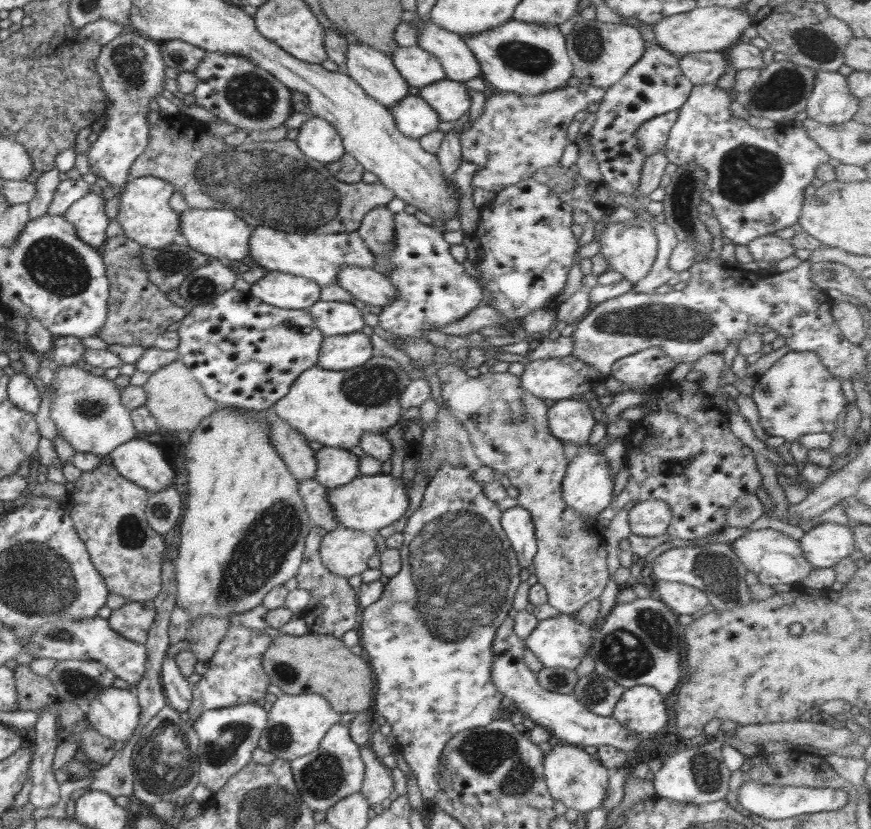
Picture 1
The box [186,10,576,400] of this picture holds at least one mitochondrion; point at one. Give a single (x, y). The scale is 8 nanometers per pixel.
(252, 96)

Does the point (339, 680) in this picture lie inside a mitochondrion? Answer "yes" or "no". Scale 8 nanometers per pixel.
no

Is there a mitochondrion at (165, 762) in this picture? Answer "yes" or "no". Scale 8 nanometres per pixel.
yes

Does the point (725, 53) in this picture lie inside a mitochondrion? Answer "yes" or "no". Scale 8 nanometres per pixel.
no

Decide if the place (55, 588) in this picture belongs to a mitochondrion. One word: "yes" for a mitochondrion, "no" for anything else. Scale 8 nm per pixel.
yes

